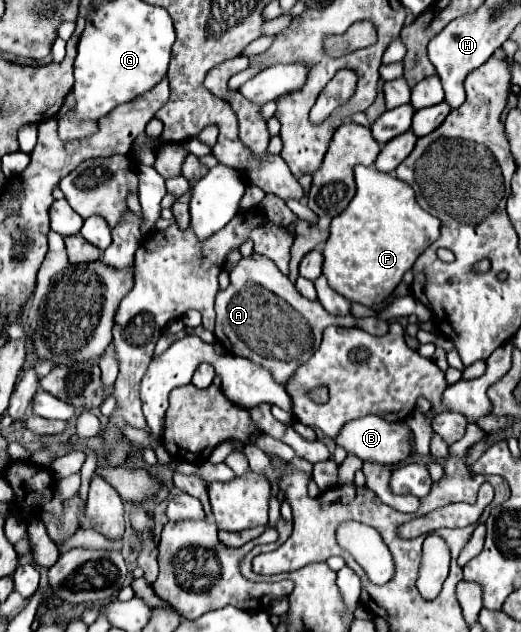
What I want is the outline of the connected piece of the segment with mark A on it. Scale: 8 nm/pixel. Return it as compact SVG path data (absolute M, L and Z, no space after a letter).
M259 254L241 258L229 272L231 282L217 294L215 312L215 338L227 352L243 356L255 364L261 364L271 372L275 382L285 386L299 364L307 362L321 344L321 334L327 326L355 326L375 336L387 334L389 322L381 318L355 318L355 316L333 316L323 310L319 302L301 298L295 286L289 282L279 268Z

